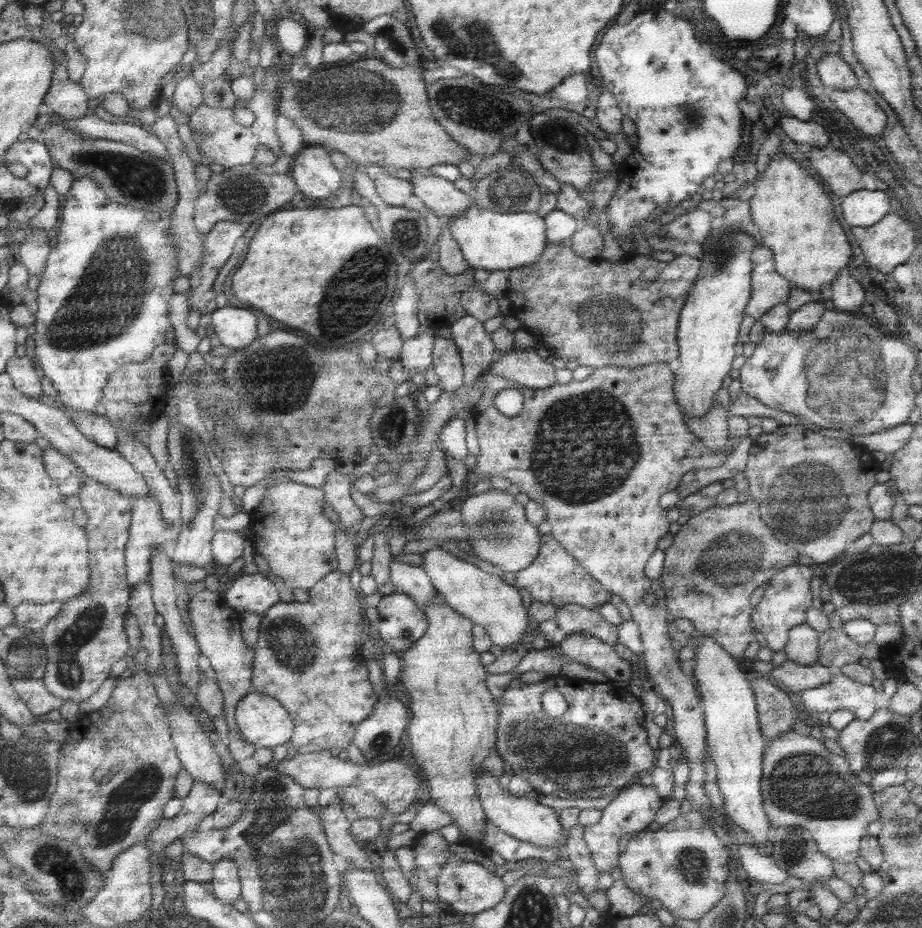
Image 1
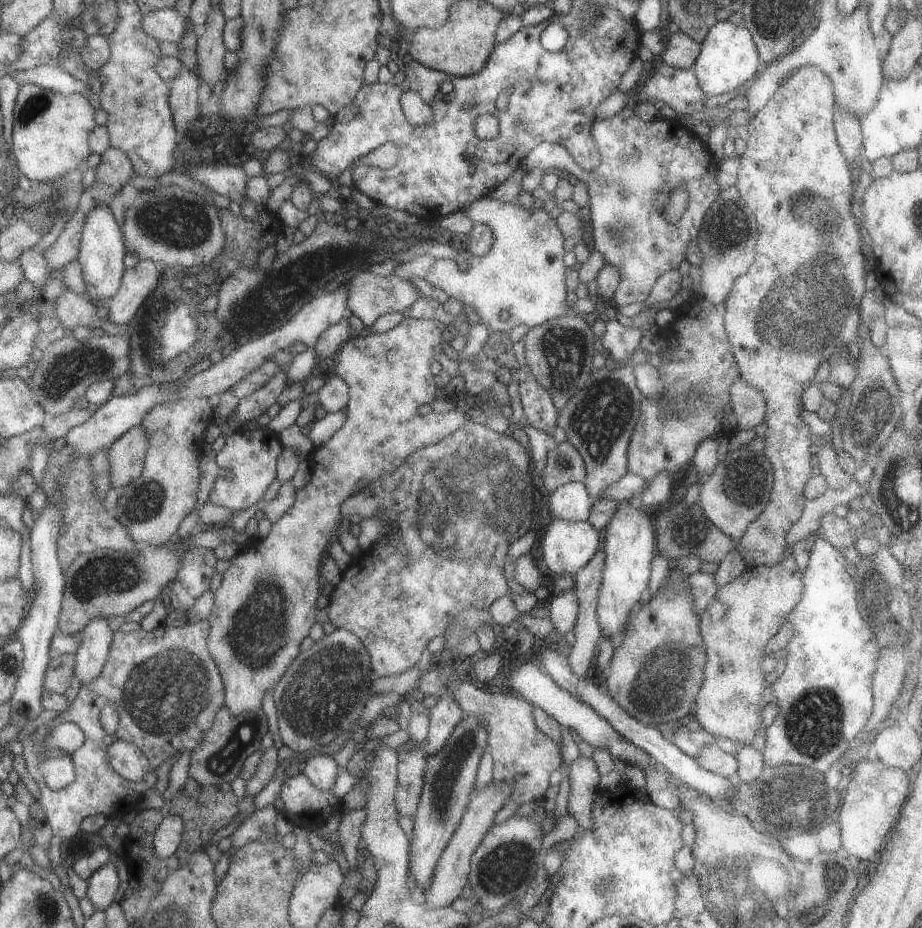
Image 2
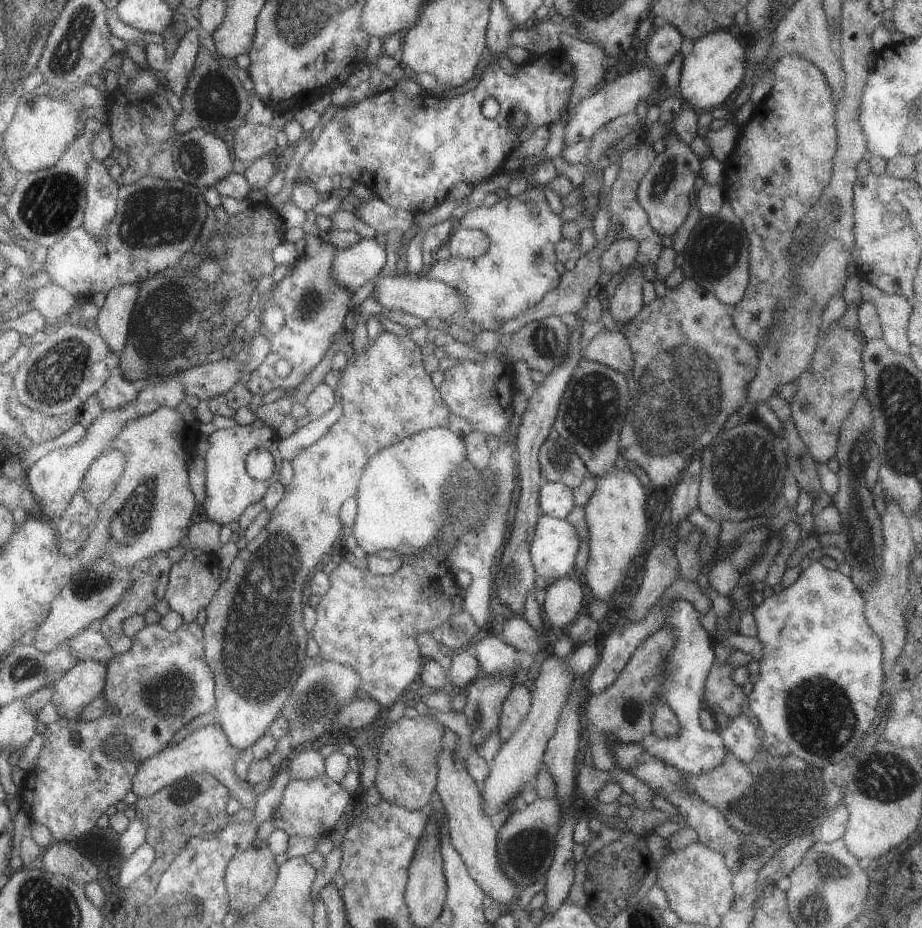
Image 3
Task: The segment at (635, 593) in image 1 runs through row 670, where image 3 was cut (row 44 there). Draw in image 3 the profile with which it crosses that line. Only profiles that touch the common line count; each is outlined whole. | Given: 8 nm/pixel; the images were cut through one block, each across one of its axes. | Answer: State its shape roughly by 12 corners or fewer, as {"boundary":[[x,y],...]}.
{"boundary":[[669,24],[645,44],[655,70],[663,70],[679,50],[683,34]]}

